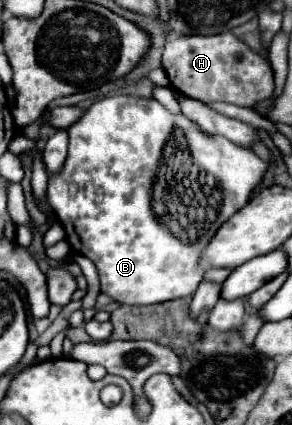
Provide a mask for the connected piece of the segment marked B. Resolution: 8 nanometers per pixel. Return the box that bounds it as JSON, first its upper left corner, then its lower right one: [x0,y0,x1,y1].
[47,96,267,304]

